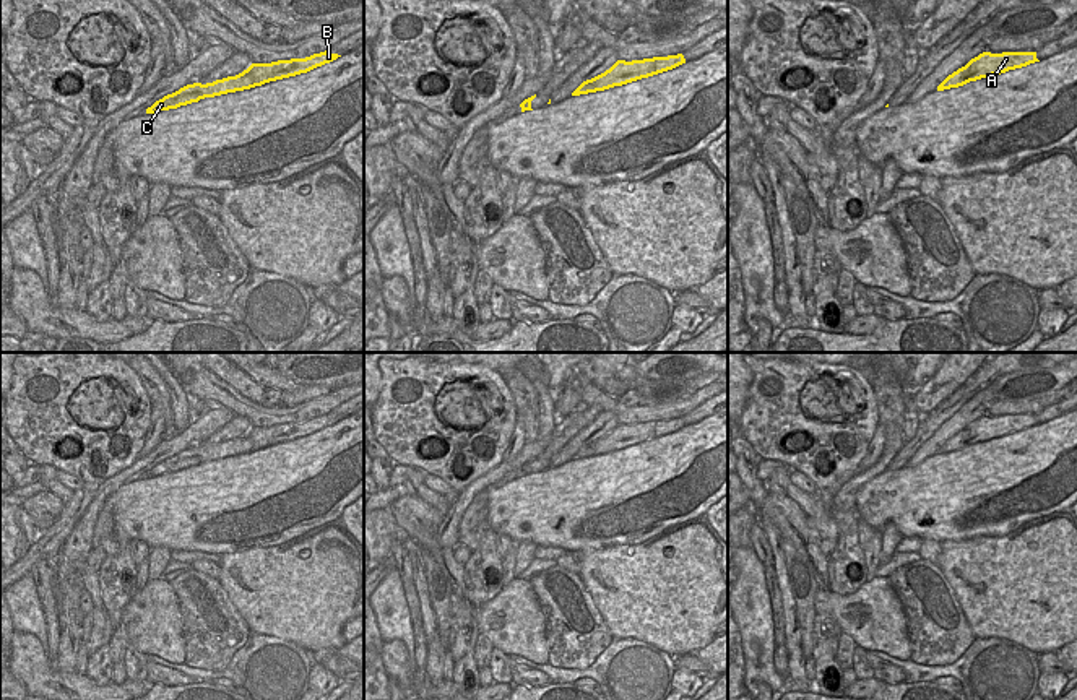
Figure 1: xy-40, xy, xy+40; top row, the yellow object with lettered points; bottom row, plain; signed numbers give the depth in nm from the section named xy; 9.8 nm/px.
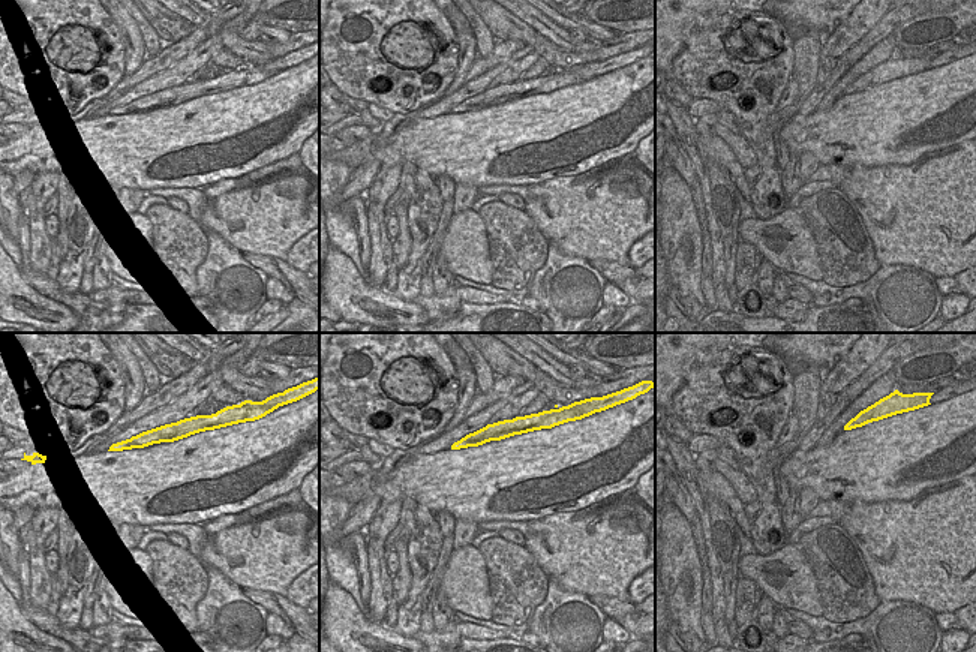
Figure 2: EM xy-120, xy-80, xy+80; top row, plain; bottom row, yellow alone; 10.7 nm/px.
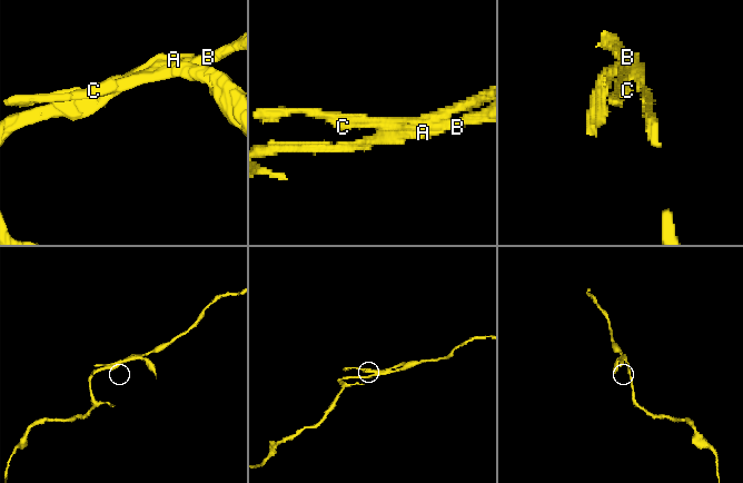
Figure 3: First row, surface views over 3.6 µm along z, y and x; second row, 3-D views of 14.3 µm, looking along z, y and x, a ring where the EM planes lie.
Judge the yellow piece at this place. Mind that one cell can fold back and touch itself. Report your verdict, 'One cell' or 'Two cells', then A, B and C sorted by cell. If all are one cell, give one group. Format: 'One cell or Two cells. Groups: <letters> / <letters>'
Two cells. Groups: A B / C

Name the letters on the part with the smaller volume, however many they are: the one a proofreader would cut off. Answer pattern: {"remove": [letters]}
{"remove": ["C"]}

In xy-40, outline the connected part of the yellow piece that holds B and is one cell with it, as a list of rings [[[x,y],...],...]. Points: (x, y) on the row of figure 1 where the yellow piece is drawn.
[[[320,52],[320,54],[314,54],[310,57],[305,58],[291,58],[291,60],[278,60],[278,62],[271,62],[271,63],[252,63],[247,70],[244,70],[242,76],[250,76],[250,78],[258,78],[263,73],[278,73],[281,70],[288,71],[288,78],[289,76],[296,76],[301,73],[307,73],[317,67],[322,67],[325,63],[330,63],[333,60],[336,60],[338,54],[330,54],[330,52]]]

